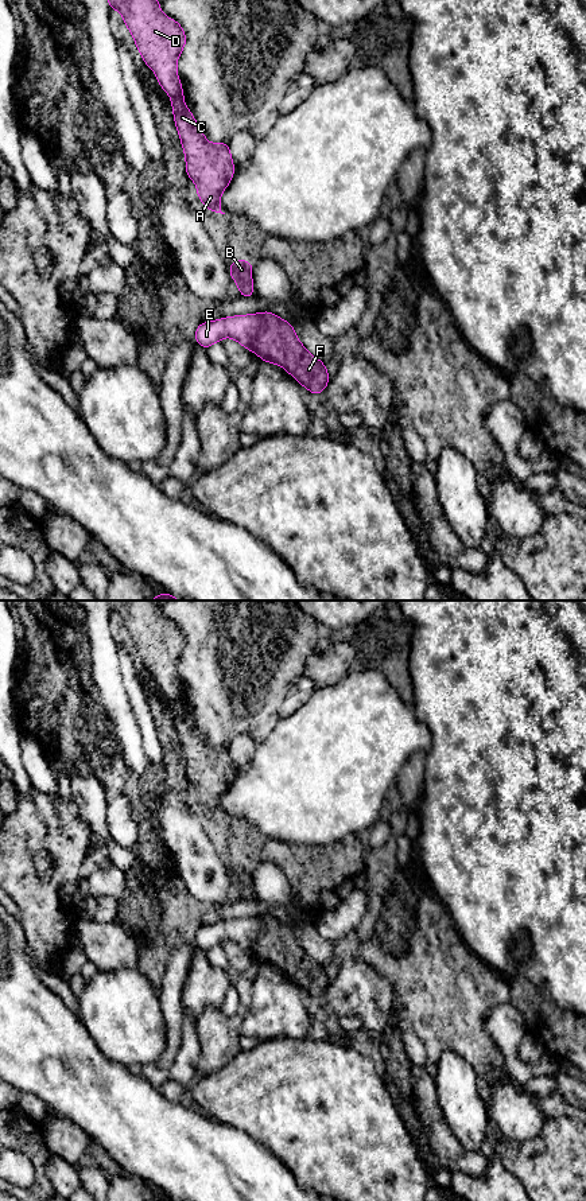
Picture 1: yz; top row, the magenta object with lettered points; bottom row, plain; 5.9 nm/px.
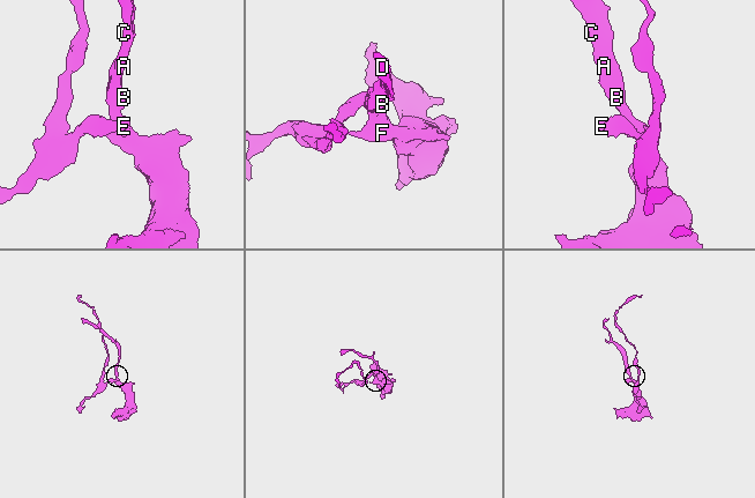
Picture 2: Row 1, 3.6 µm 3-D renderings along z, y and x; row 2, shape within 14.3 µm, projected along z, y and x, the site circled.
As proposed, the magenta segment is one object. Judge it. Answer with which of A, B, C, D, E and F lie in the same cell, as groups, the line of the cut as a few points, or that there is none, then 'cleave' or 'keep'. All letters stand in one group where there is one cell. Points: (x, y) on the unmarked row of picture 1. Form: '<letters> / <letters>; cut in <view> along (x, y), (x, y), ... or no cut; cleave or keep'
A B C D F / E; cut in yz along (259, 917), (259, 937), (249, 952); cleave

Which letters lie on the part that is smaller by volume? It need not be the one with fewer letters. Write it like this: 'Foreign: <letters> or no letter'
Foreign: E

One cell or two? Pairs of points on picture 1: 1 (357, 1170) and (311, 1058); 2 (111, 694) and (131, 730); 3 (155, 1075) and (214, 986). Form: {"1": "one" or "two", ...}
{"1": "one", "2": "one", "3": "two"}

